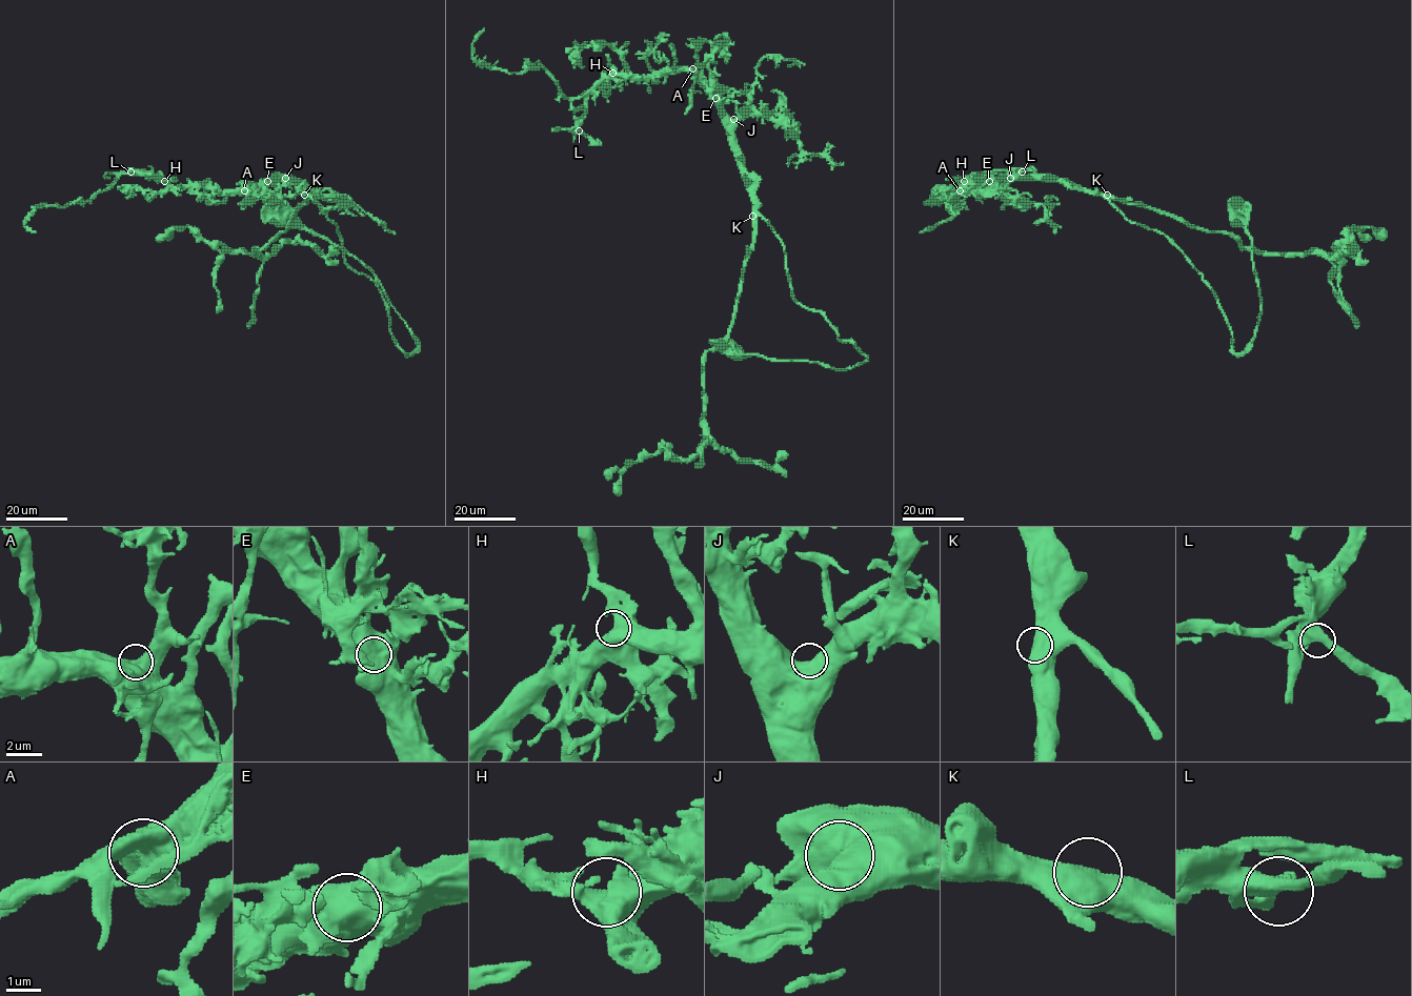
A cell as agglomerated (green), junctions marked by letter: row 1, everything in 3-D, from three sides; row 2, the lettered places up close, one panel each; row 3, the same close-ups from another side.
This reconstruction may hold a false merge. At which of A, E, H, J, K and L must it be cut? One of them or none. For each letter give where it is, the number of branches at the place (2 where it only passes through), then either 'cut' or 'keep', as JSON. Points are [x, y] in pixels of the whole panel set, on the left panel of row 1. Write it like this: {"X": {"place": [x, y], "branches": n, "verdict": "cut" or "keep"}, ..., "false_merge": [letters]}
{"A": {"place": [244, 190], "branches": 1, "verdict": "keep"}, "E": {"place": [267, 181], "branches": 1, "verdict": "keep"}, "H": {"place": [164, 181], "branches": 1, "verdict": "keep"}, "J": {"place": [285, 178], "branches": 1, "verdict": "keep"}, "K": {"place": [304, 195], "branches": 1, "verdict": "keep"}, "L": {"place": [130, 171], "branches": 2, "verdict": "keep"}, "false_merge": []}

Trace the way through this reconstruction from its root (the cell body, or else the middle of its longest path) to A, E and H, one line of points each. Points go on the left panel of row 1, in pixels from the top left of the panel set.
A: (275, 206), (369, 269), (414, 351), (293, 179), (244, 190)
E: (275, 206), (369, 269), (414, 351), (324, 210), (293, 179), (267, 181)
H: (275, 206), (369, 269), (414, 351), (293, 179), (235, 191), (164, 181)

